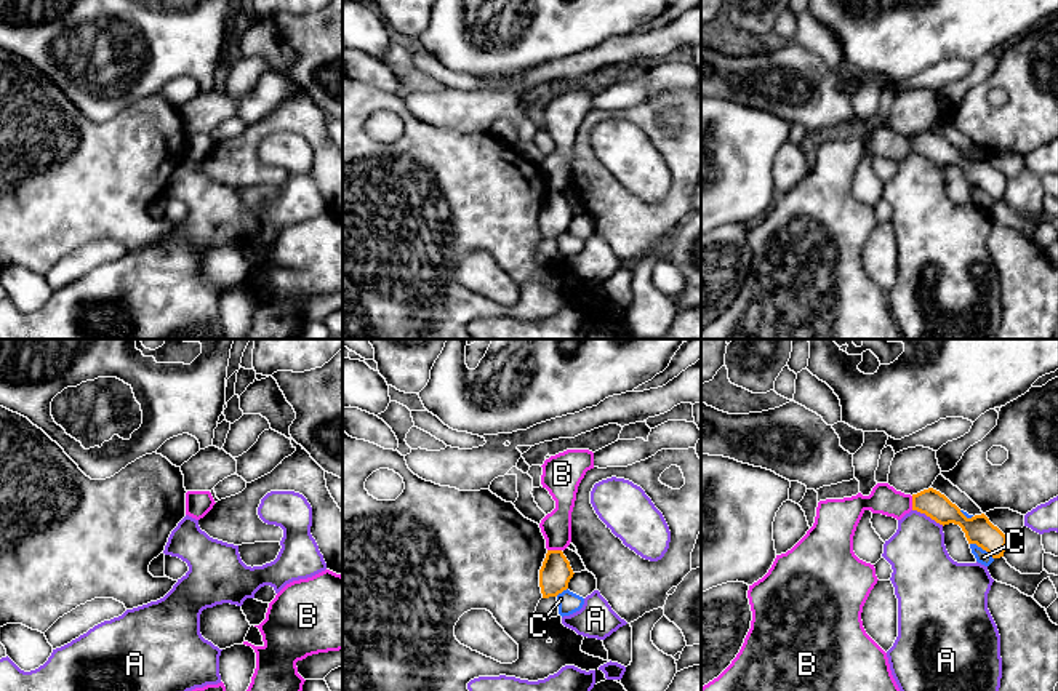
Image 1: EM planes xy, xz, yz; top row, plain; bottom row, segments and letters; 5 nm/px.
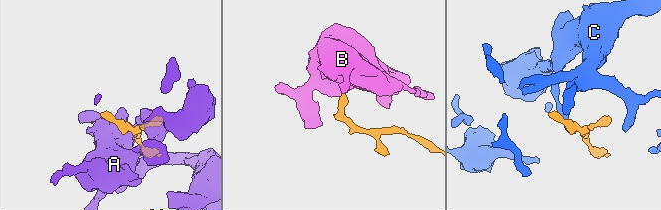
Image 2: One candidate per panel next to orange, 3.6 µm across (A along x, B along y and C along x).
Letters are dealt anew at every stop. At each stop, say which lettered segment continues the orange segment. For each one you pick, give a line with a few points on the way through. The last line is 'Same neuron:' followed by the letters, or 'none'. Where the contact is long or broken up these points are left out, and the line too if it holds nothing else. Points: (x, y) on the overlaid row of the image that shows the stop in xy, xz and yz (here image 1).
Same neuron: none

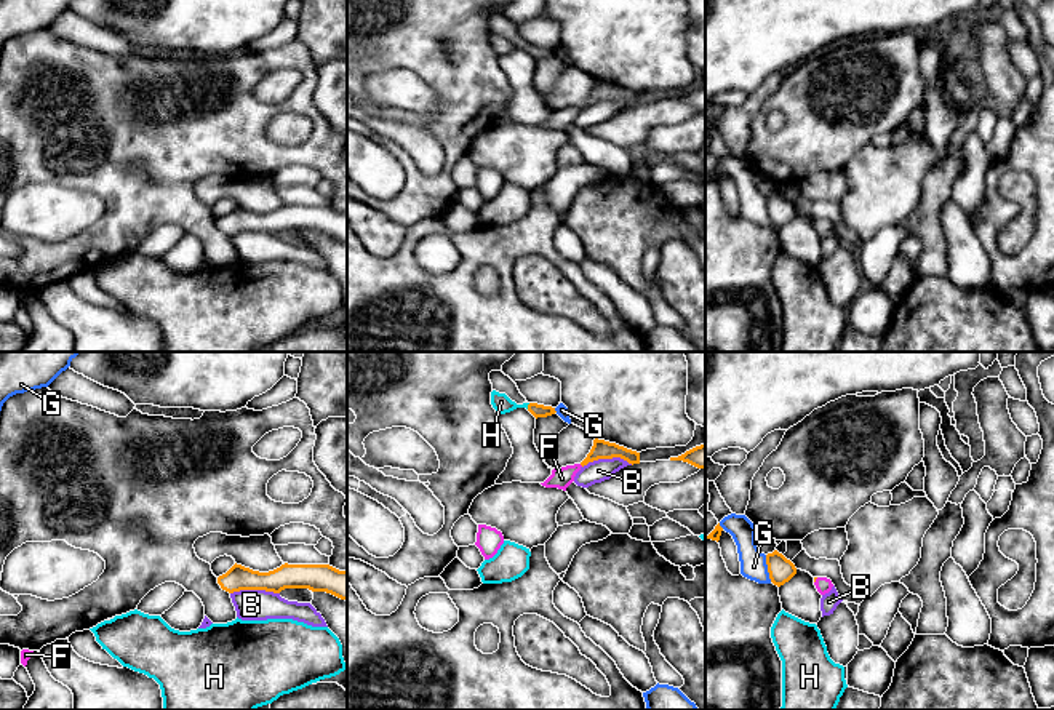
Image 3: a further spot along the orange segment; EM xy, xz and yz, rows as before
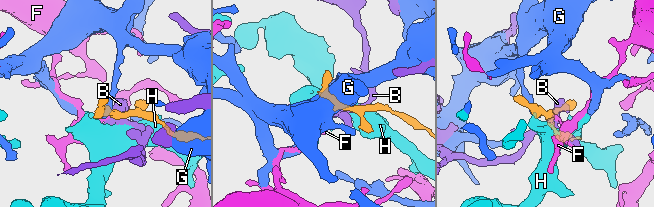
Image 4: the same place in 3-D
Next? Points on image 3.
F: way yz (814, 578), (814, 581), (822, 584)
Same neuron: F

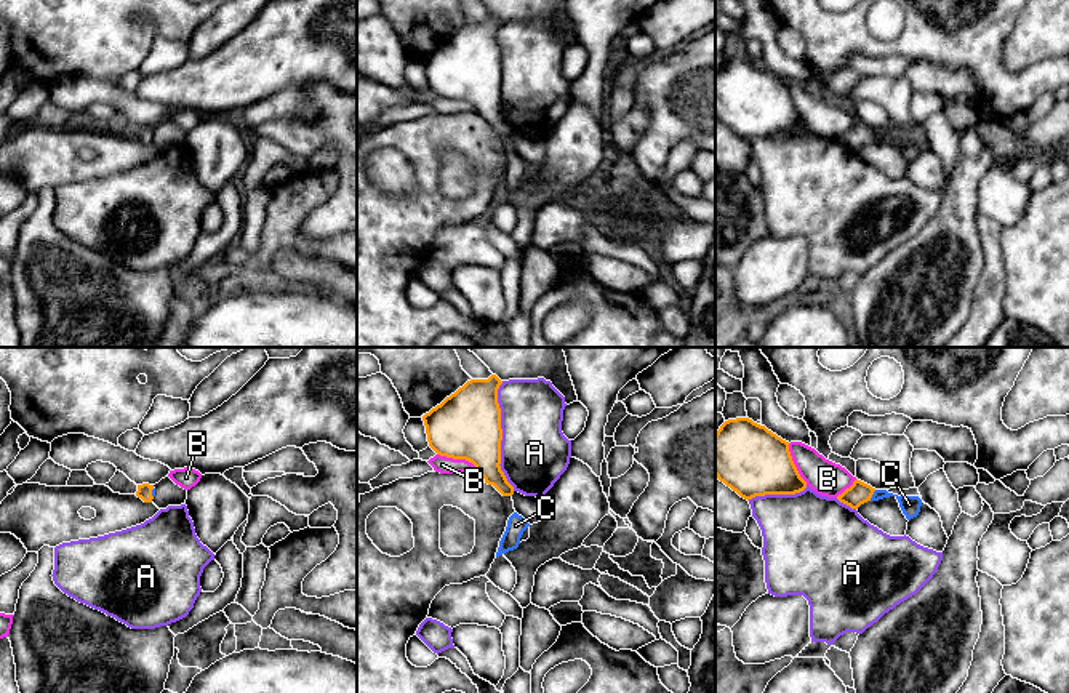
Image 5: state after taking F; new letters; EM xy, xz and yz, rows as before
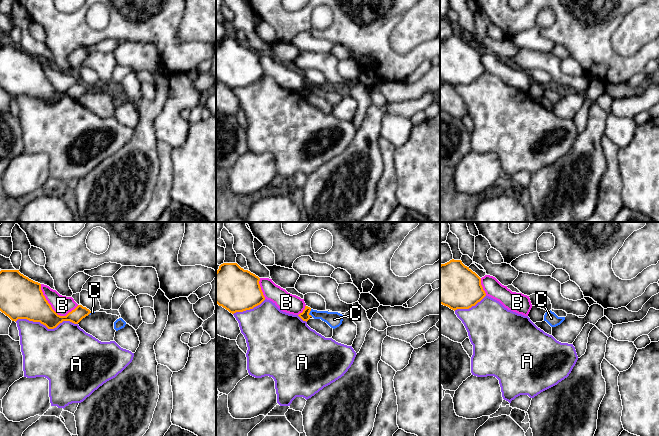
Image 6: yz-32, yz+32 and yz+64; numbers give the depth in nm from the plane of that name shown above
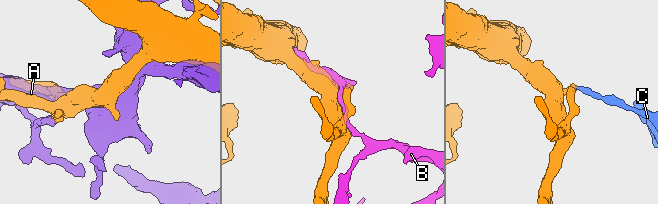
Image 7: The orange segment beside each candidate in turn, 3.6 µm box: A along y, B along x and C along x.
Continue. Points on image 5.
C: way yz (858, 493), (872, 493), (895, 495), (909, 504)
Same neuron: C

